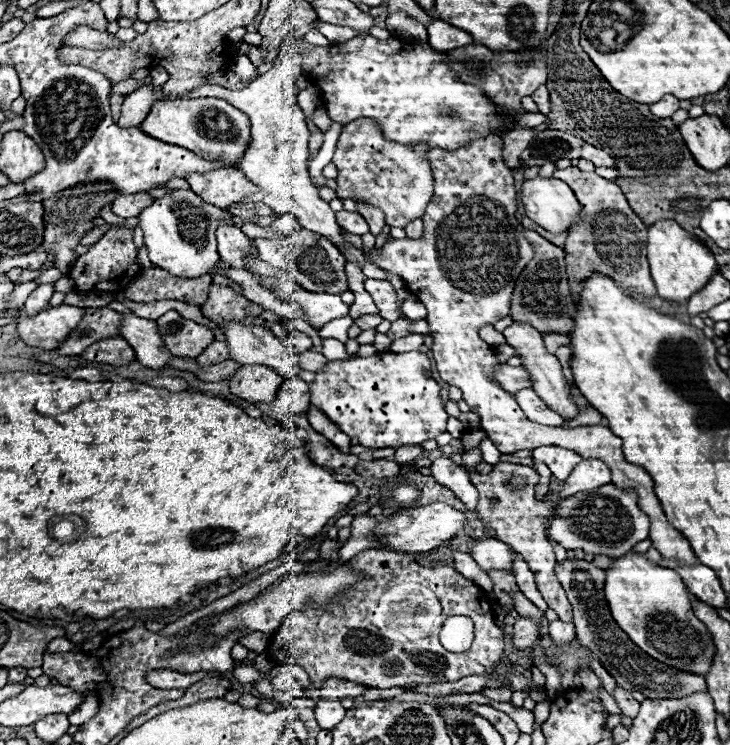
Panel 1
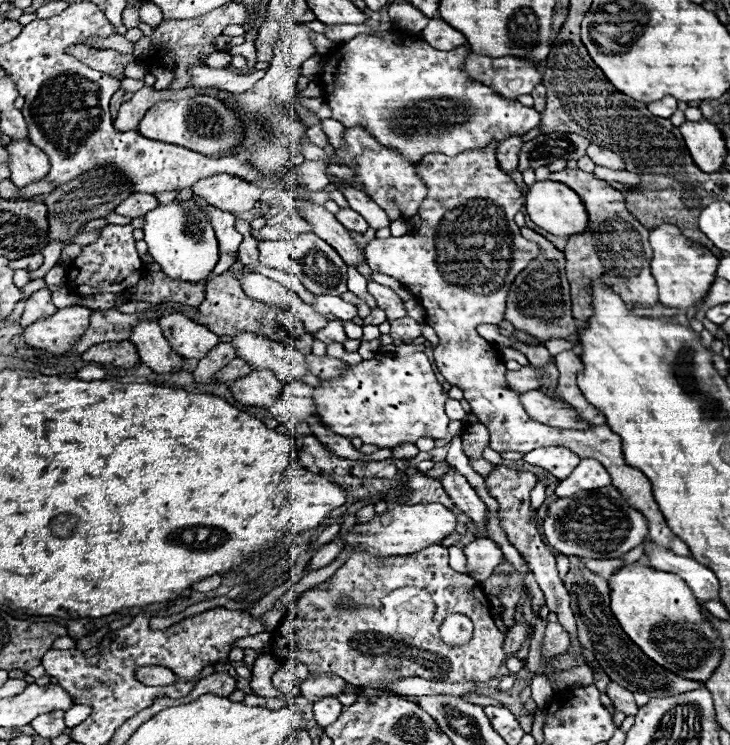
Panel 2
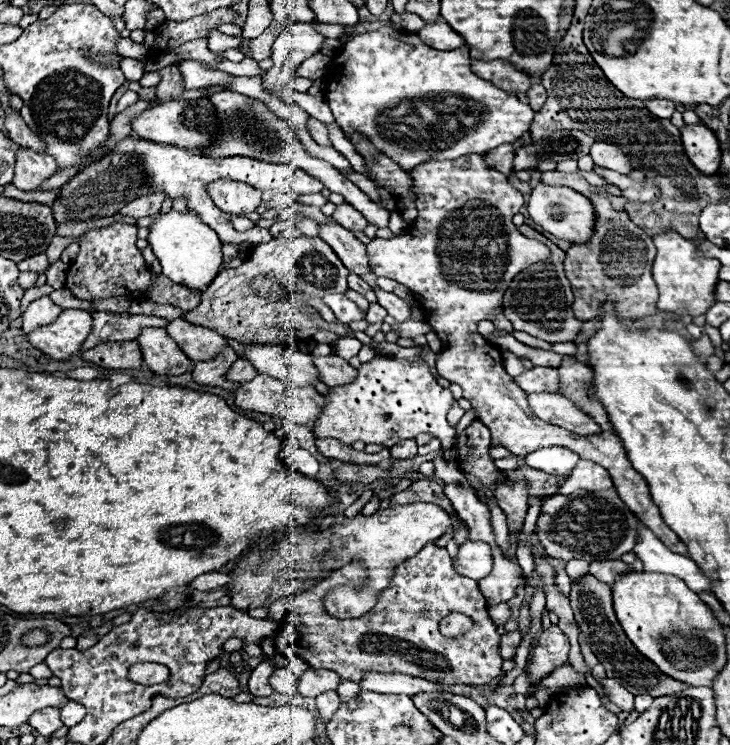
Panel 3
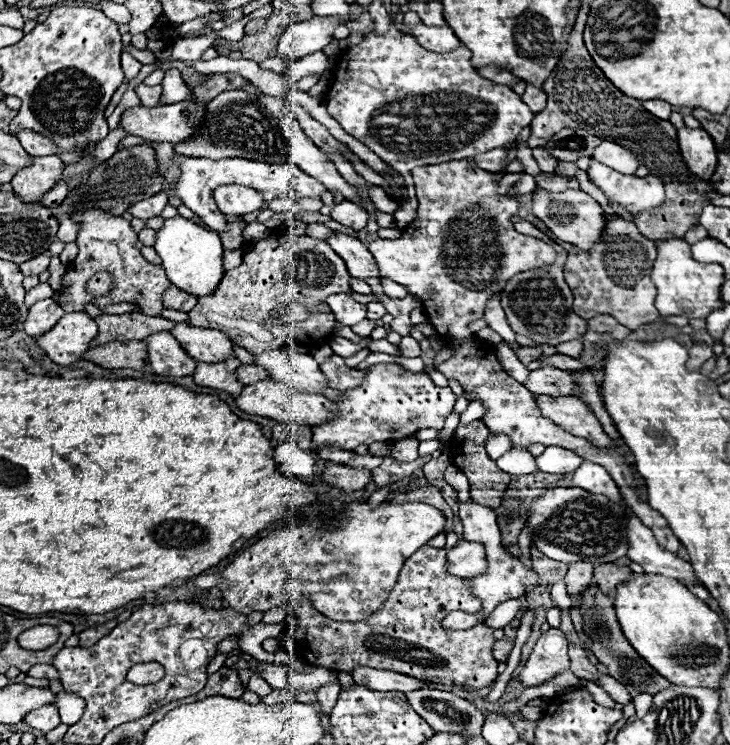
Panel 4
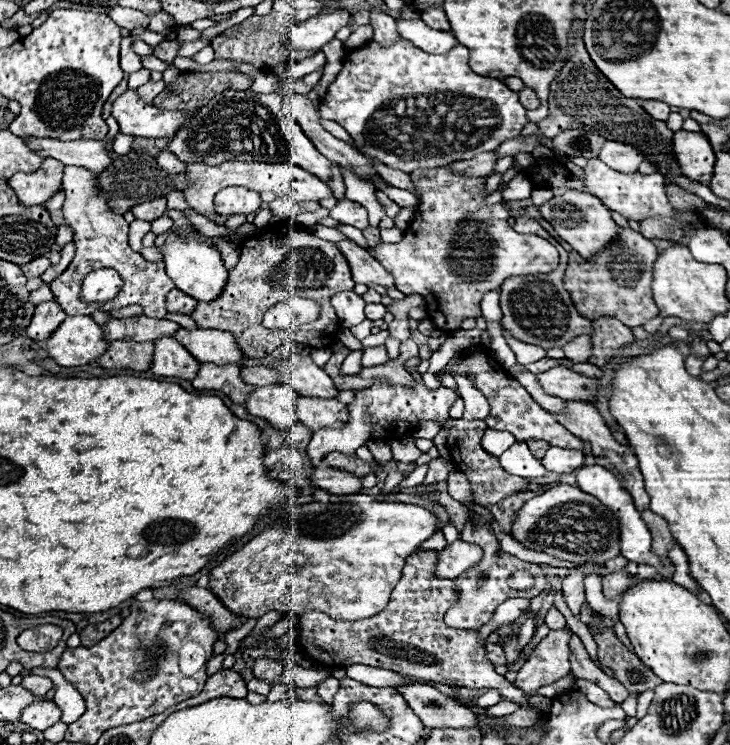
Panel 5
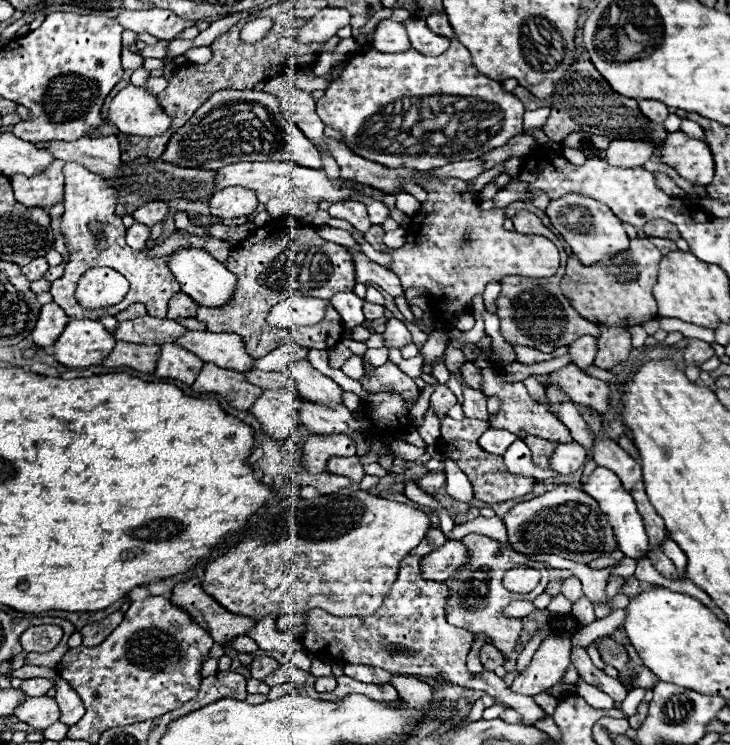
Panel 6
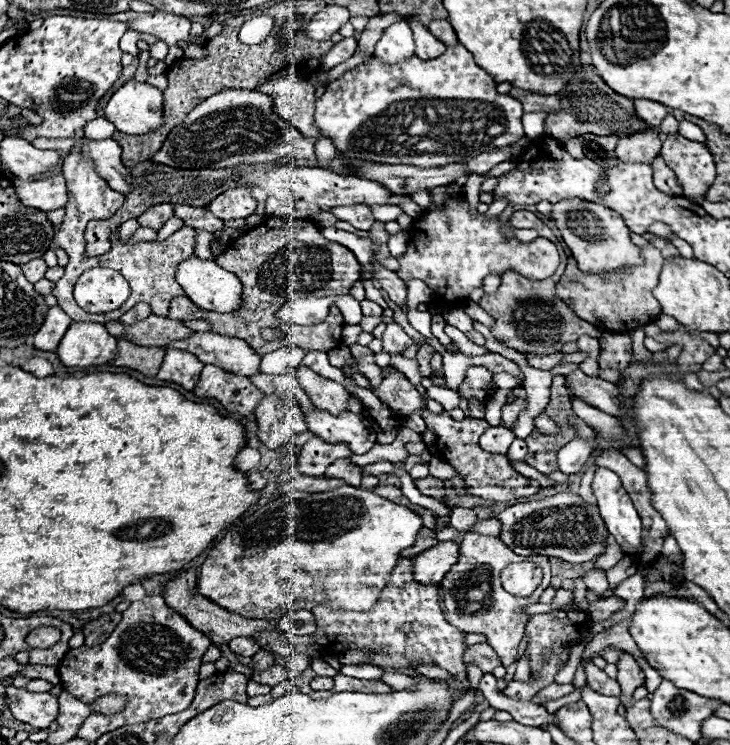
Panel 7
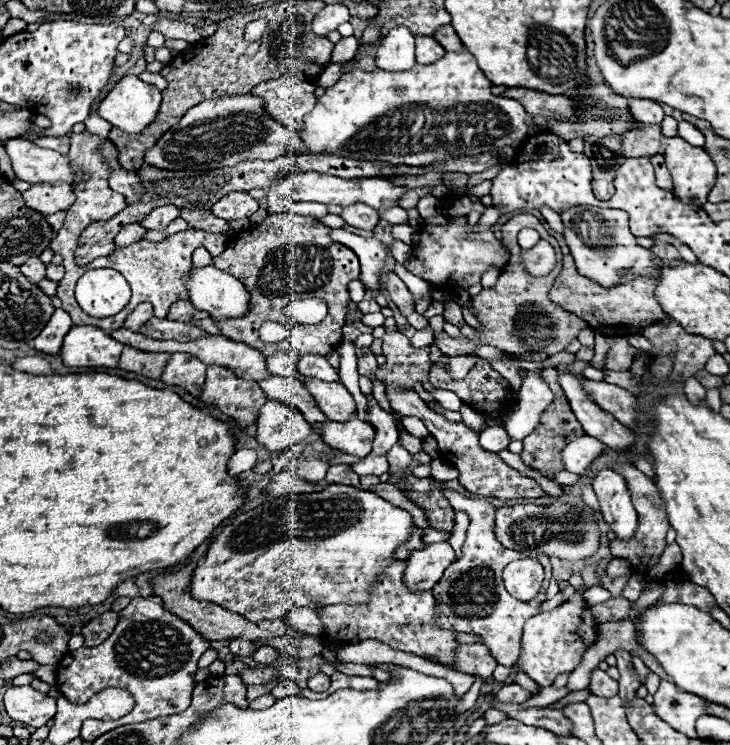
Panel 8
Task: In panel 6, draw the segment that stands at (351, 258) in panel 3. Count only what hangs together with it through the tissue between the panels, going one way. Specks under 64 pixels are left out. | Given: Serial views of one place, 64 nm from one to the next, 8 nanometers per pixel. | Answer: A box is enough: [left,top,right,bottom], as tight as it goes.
[348,248,404,296]

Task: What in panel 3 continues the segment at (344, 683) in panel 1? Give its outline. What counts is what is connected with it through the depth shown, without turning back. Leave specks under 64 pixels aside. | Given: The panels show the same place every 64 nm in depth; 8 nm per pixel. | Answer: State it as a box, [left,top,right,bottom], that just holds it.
[298,670,340,698]

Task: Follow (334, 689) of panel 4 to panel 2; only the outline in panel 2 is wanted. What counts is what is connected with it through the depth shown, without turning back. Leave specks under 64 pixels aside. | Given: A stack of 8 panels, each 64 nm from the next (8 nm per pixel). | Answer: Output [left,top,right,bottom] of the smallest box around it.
[314,698,342,728]

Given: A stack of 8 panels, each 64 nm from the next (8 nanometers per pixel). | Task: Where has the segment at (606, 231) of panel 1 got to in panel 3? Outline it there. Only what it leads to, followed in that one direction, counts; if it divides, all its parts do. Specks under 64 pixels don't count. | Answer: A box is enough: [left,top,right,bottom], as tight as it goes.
[542,172,658,322]

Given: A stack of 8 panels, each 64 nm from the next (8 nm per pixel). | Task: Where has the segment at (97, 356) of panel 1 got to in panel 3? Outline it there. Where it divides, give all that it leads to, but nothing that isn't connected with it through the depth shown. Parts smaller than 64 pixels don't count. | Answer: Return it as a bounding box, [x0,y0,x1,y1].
[82,342,142,368]

